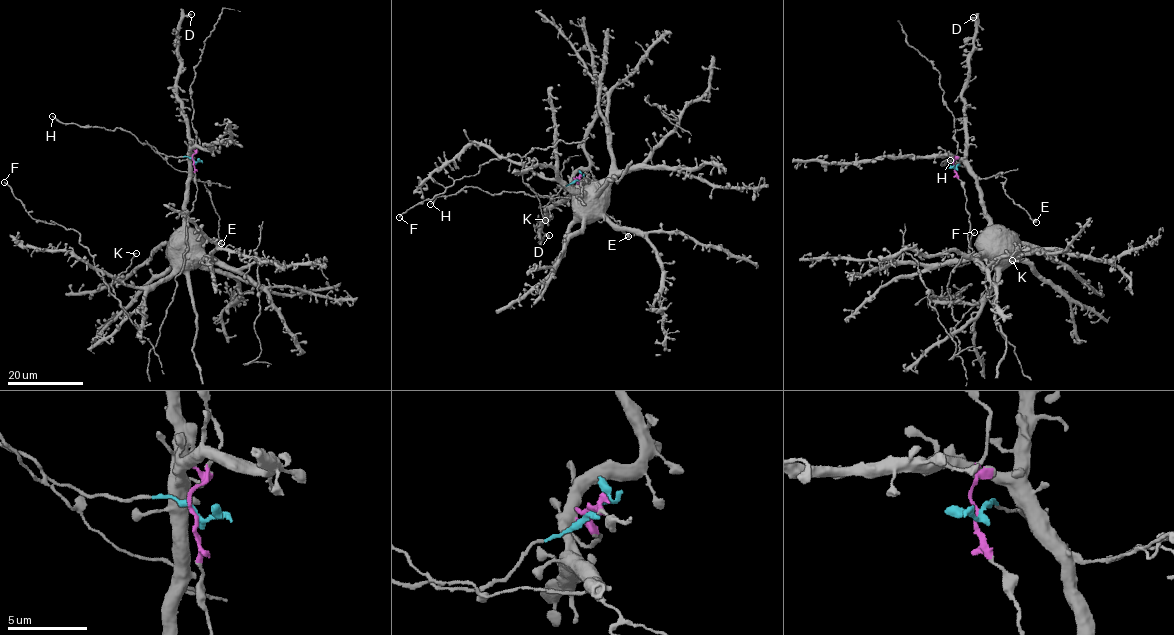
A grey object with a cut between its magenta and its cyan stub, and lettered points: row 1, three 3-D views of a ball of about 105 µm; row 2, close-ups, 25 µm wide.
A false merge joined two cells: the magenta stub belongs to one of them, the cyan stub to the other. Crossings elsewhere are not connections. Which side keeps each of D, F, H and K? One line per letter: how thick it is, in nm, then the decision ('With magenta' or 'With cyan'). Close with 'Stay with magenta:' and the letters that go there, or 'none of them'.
D: Thickness 320 nm. With magenta
F: Thickness 200 nm. With magenta
H: Thickness 150 nm. With cyan
K: Thickness 150 nm. With magenta
Stay with magenta: D, F, K

